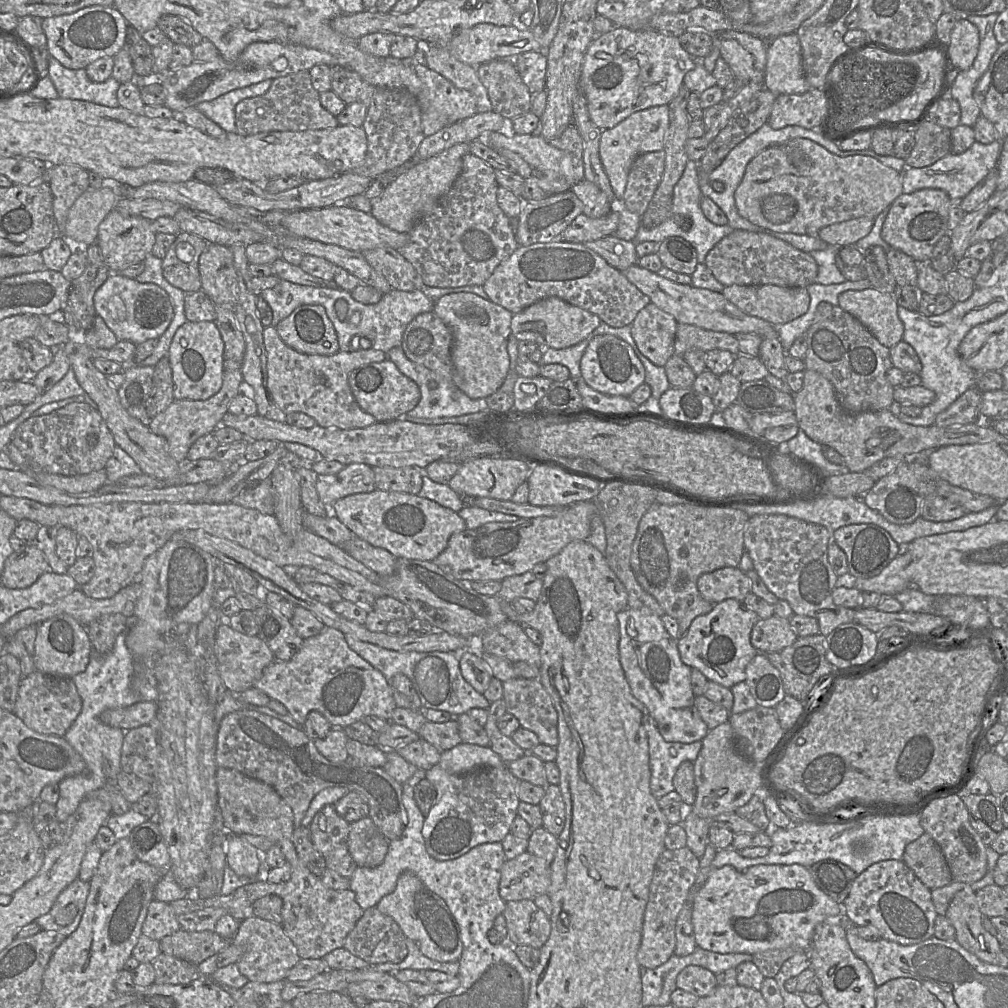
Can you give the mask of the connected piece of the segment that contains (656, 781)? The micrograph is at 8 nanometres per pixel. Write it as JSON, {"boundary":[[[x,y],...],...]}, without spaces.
{"boundary":[[[654,721],[646,724],[651,771],[650,790],[656,799],[674,790],[673,777],[683,761],[694,762],[701,750],[702,740],[692,743],[666,742]]]}

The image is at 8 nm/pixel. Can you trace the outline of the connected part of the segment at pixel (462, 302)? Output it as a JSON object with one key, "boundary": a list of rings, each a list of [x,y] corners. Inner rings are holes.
{"boundary":[[[473,293],[449,294],[435,302],[435,315],[452,334],[452,380],[471,399],[493,395],[504,383],[510,366],[507,351],[513,314]]]}

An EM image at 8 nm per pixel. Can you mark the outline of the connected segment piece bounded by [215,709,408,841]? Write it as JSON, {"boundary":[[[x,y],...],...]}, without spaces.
{"boundary":[[[240,709],[223,717],[218,726],[215,757],[218,767],[235,769],[274,788],[291,807],[294,816],[294,828],[301,825],[301,821],[315,795],[329,787],[344,787],[364,796],[369,808],[368,816],[389,841],[400,838],[407,825],[408,816],[402,803],[403,784],[388,775],[383,768],[358,764],[349,758],[344,762],[332,762],[317,750],[314,740],[309,738],[303,730],[293,728],[277,718],[255,710]]]}

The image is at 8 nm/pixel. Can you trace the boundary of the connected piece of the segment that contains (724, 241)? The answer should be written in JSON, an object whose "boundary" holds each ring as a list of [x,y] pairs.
{"boundary":[[[736,229],[722,238],[707,254],[705,265],[724,287],[765,285],[808,287],[816,282],[818,266],[807,252],[763,233]]]}

